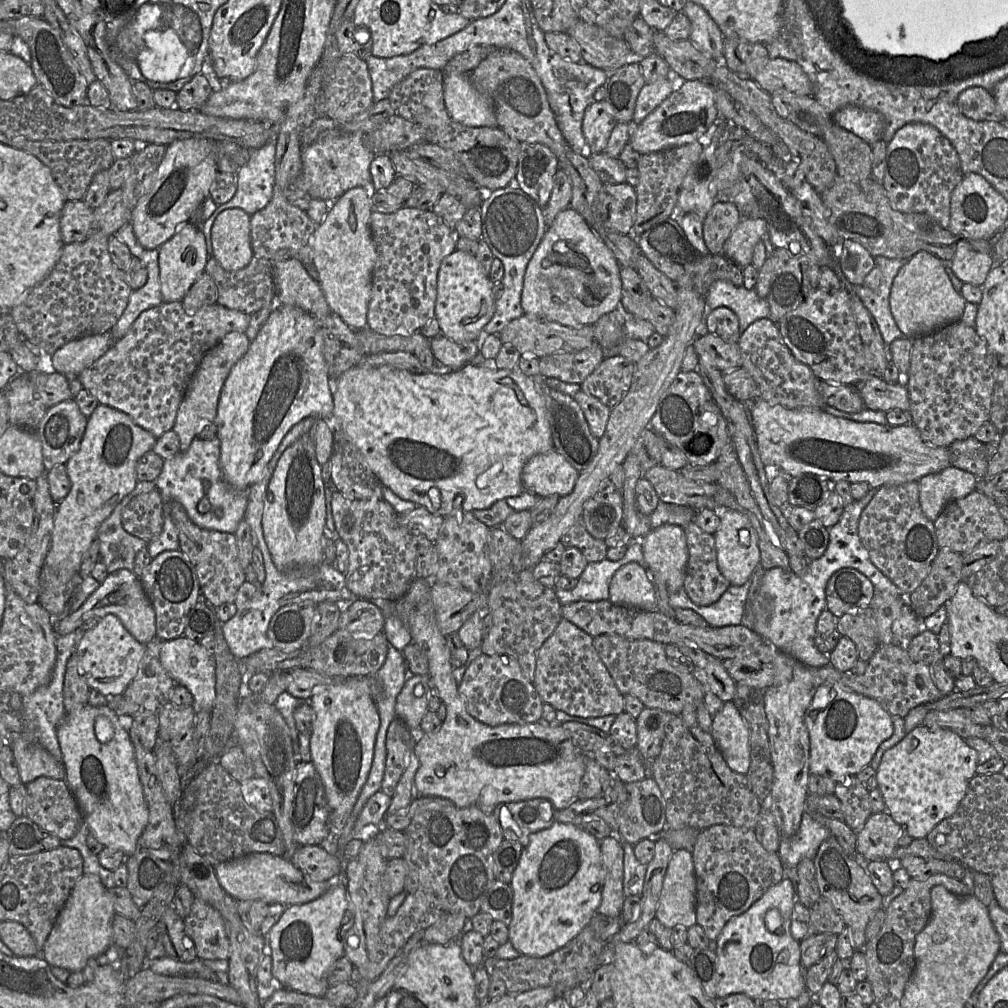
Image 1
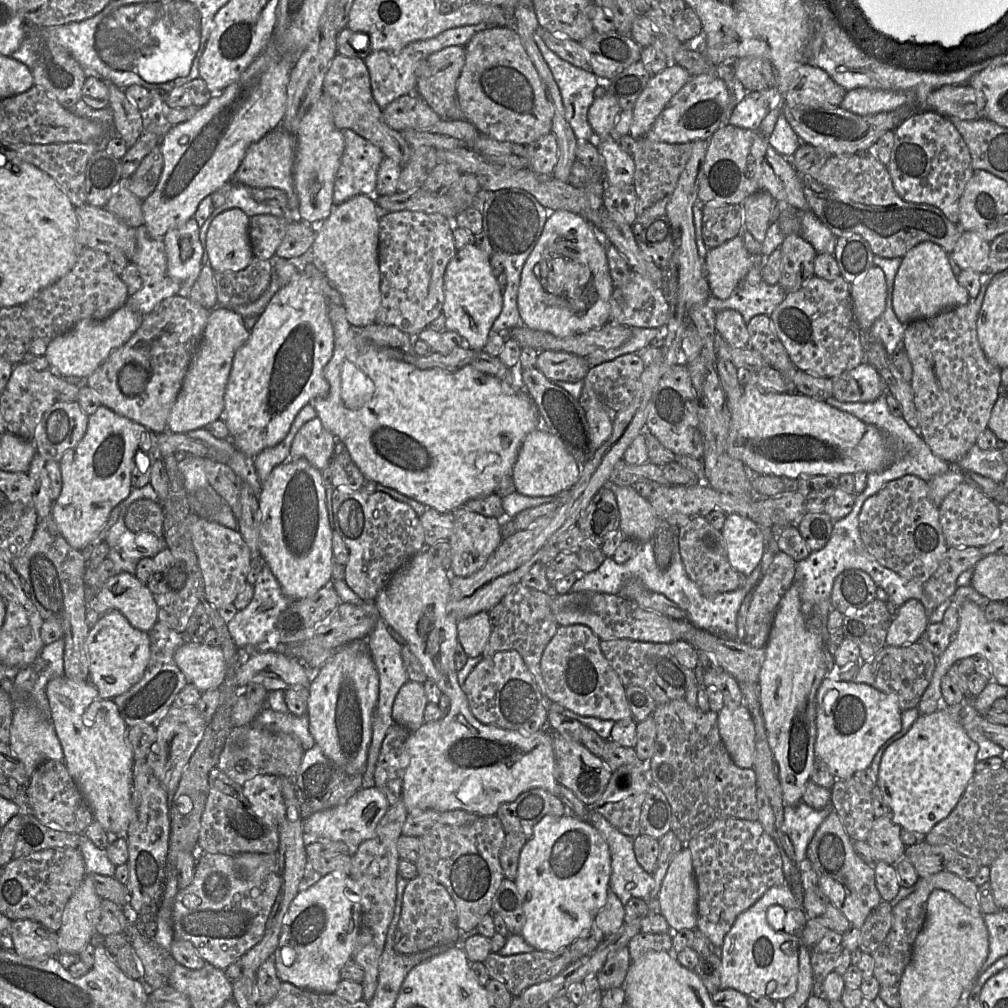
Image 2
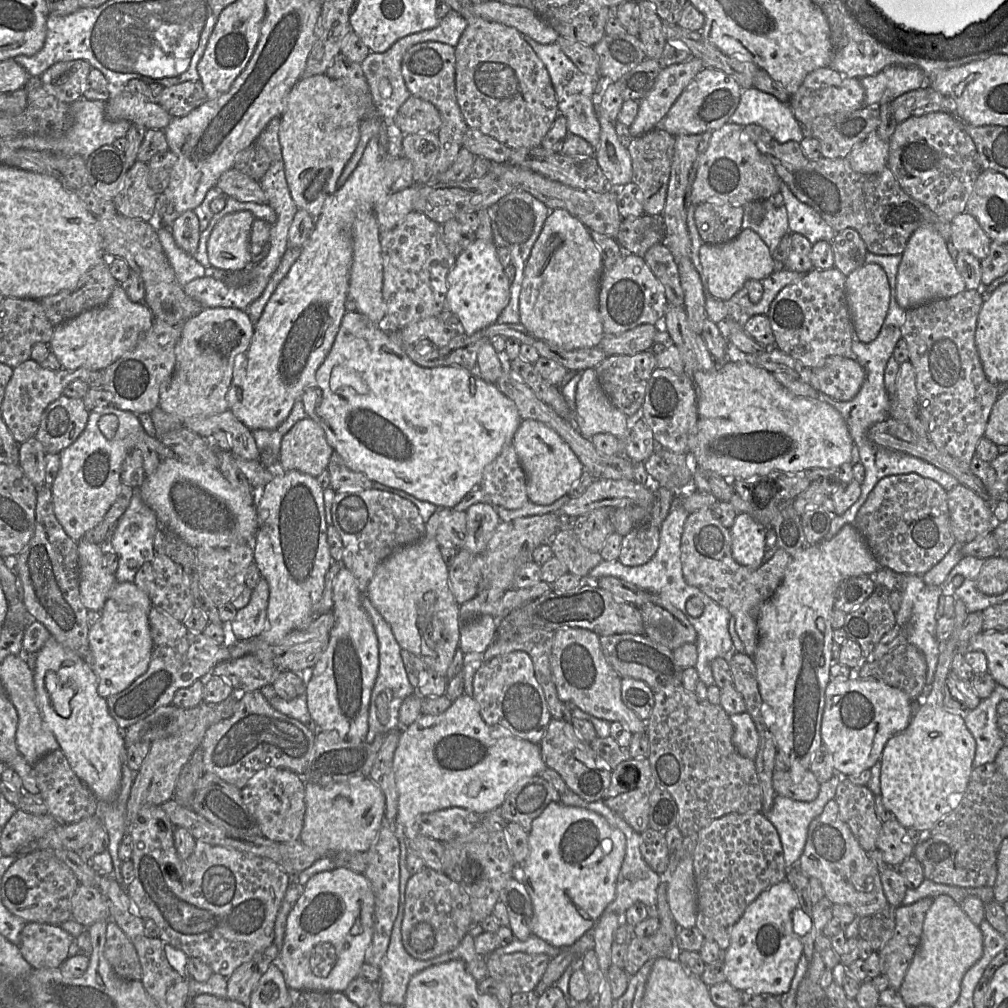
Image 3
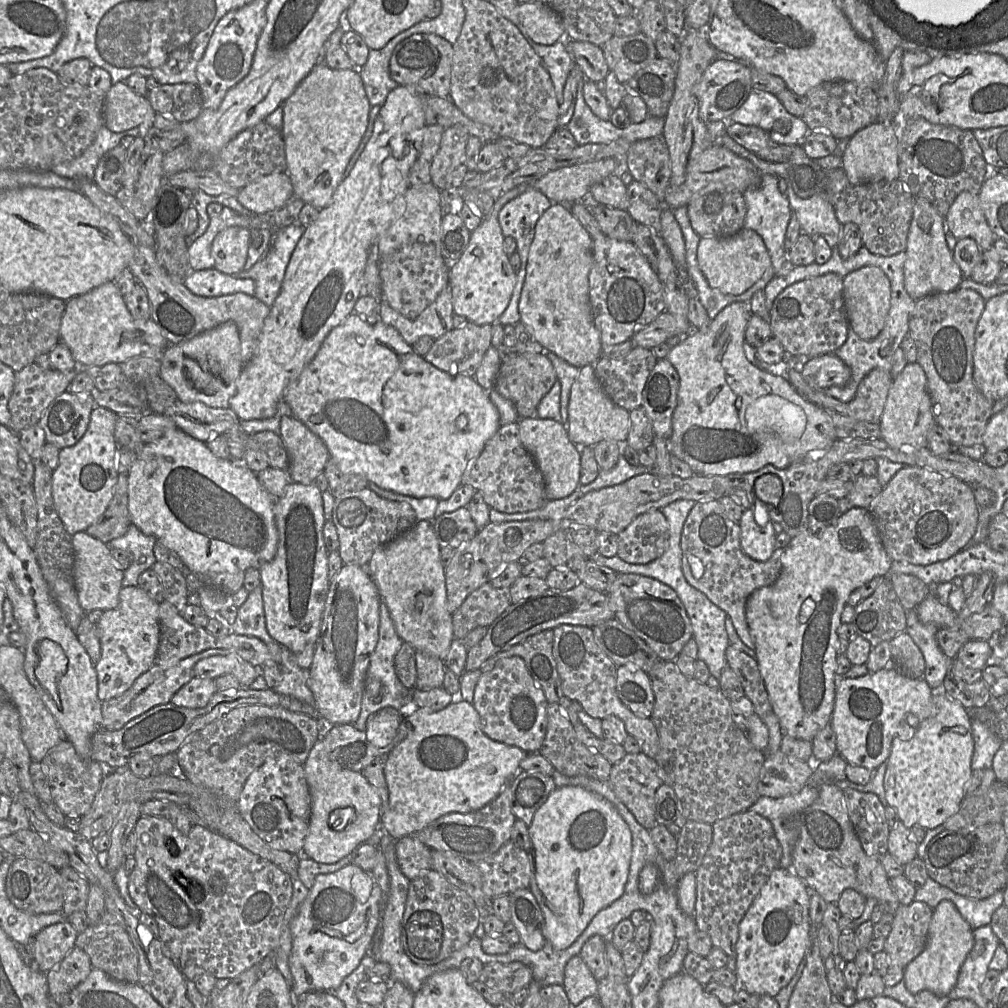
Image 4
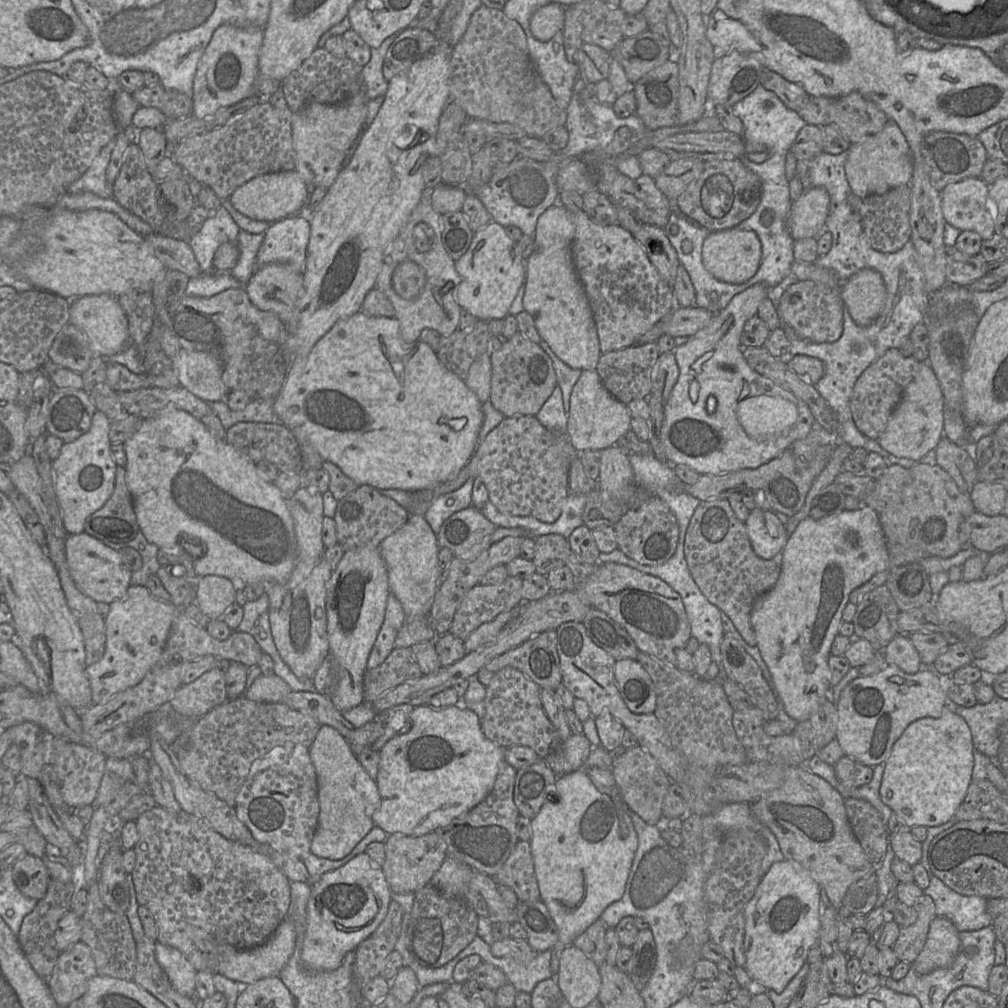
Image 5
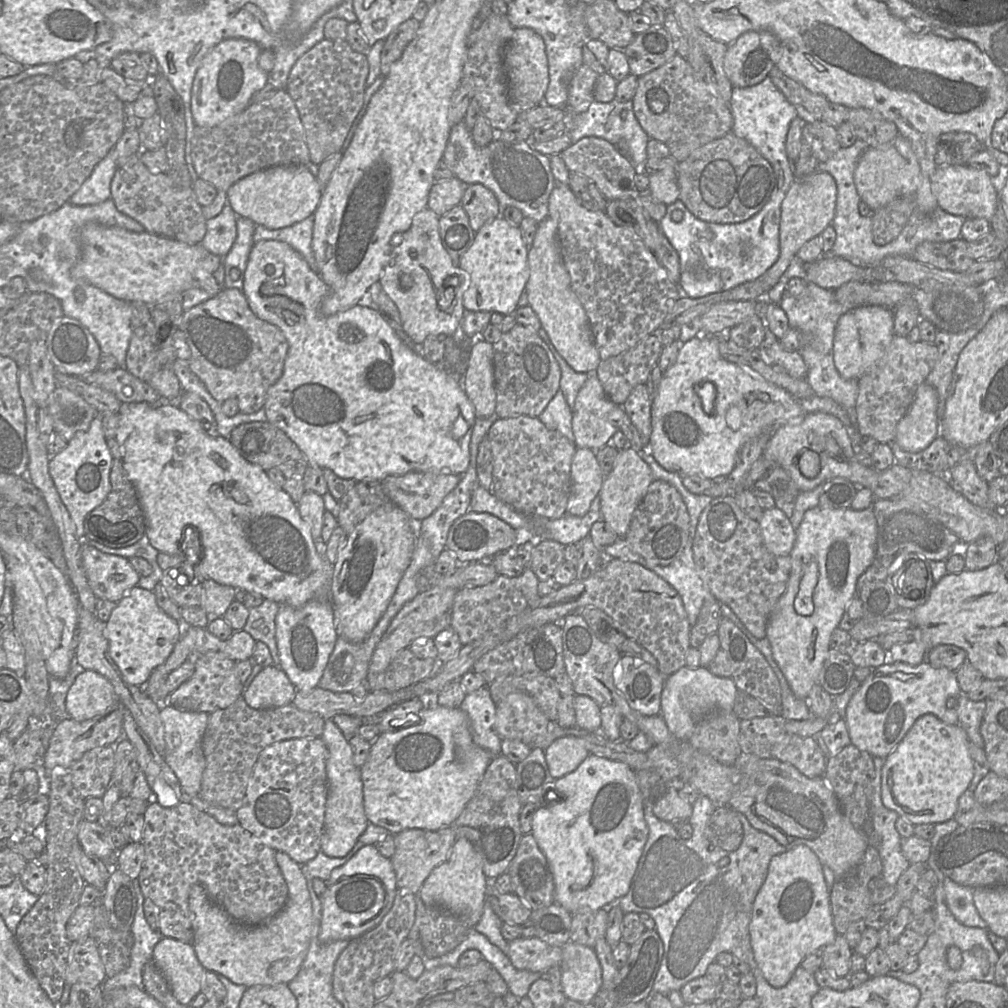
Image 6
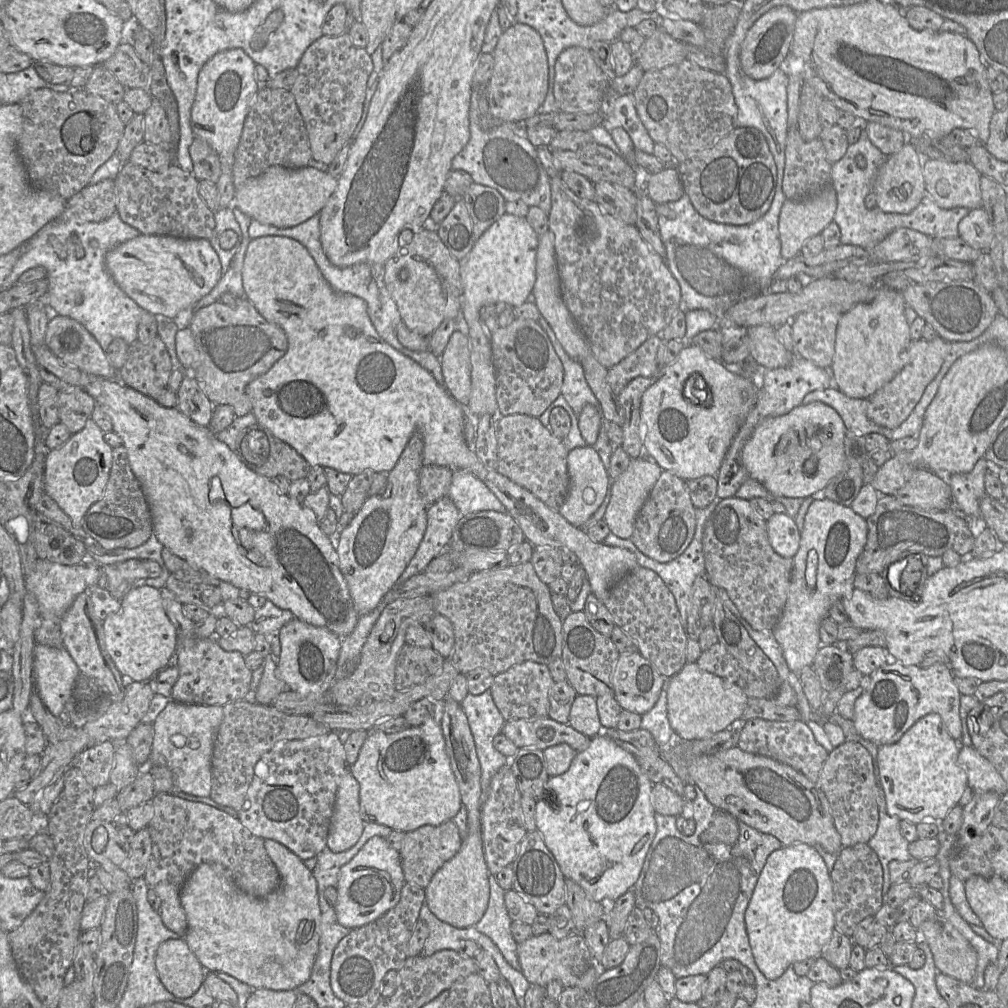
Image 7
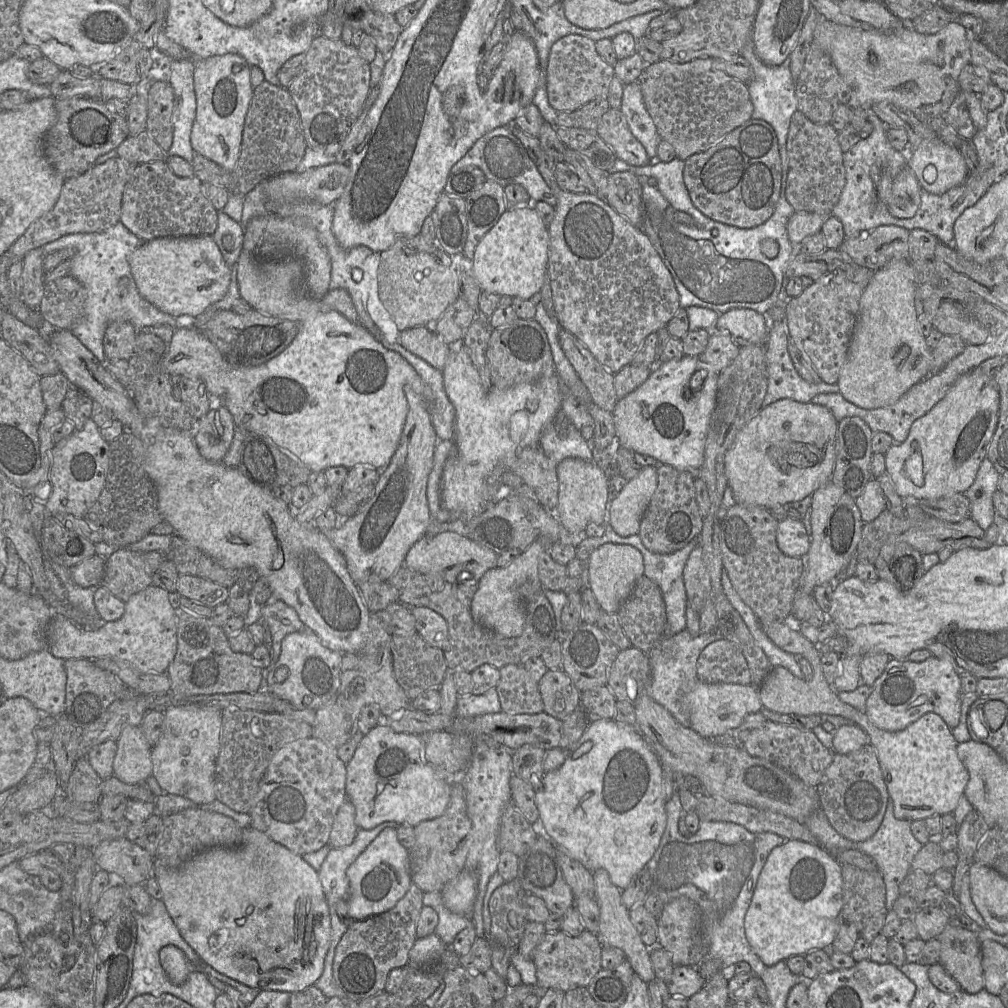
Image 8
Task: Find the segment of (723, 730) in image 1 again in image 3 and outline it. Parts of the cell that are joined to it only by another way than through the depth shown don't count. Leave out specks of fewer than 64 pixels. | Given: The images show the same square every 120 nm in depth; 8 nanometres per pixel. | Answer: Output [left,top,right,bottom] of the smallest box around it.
[730,711,759,760]

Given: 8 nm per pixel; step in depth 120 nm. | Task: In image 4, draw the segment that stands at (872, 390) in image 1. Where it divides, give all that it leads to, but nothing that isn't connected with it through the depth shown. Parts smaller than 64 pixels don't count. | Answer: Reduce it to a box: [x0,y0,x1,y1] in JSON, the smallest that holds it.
[800,353,851,389]

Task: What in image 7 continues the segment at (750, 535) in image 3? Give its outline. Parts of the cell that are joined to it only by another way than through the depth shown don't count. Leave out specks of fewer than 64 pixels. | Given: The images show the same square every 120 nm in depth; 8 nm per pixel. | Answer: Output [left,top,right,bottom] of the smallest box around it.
[766,513,800,558]

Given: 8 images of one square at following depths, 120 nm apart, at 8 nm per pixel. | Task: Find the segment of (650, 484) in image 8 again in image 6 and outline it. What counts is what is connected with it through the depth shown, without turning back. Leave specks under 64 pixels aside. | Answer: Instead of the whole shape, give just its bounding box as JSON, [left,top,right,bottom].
[600,448,654,538]

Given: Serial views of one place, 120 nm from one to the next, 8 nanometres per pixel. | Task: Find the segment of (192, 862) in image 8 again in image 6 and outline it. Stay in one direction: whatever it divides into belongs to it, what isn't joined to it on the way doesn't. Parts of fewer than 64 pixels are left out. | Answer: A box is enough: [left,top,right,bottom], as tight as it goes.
[189,851,313,985]

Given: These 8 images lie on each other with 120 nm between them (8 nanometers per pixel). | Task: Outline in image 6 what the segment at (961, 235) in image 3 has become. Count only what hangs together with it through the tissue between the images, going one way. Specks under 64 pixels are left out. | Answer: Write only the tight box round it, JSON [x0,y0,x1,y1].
[932,165,999,222]

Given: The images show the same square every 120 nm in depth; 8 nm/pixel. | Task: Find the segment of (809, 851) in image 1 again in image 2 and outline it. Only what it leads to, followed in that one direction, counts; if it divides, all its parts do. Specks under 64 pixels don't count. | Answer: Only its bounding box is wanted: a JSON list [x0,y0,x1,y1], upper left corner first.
[781,802,834,865]

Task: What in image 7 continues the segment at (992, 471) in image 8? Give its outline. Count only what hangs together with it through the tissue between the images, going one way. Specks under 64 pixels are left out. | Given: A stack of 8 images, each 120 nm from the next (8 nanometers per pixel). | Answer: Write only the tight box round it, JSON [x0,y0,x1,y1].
[944,456,988,521]

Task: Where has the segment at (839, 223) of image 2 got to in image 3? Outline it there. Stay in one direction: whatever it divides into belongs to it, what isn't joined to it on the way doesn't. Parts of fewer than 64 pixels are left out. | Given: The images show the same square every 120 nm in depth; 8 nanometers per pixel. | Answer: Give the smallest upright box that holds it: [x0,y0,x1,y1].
[743,125,951,256]

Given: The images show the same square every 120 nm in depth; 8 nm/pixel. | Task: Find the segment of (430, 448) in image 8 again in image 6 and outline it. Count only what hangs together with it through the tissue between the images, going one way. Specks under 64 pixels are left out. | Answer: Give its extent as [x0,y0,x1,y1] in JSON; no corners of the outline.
[331,502,421,643]

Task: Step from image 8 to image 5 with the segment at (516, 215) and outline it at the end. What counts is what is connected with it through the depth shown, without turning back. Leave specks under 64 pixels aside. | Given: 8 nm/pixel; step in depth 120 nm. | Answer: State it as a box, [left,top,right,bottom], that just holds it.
[455,220,525,322]

